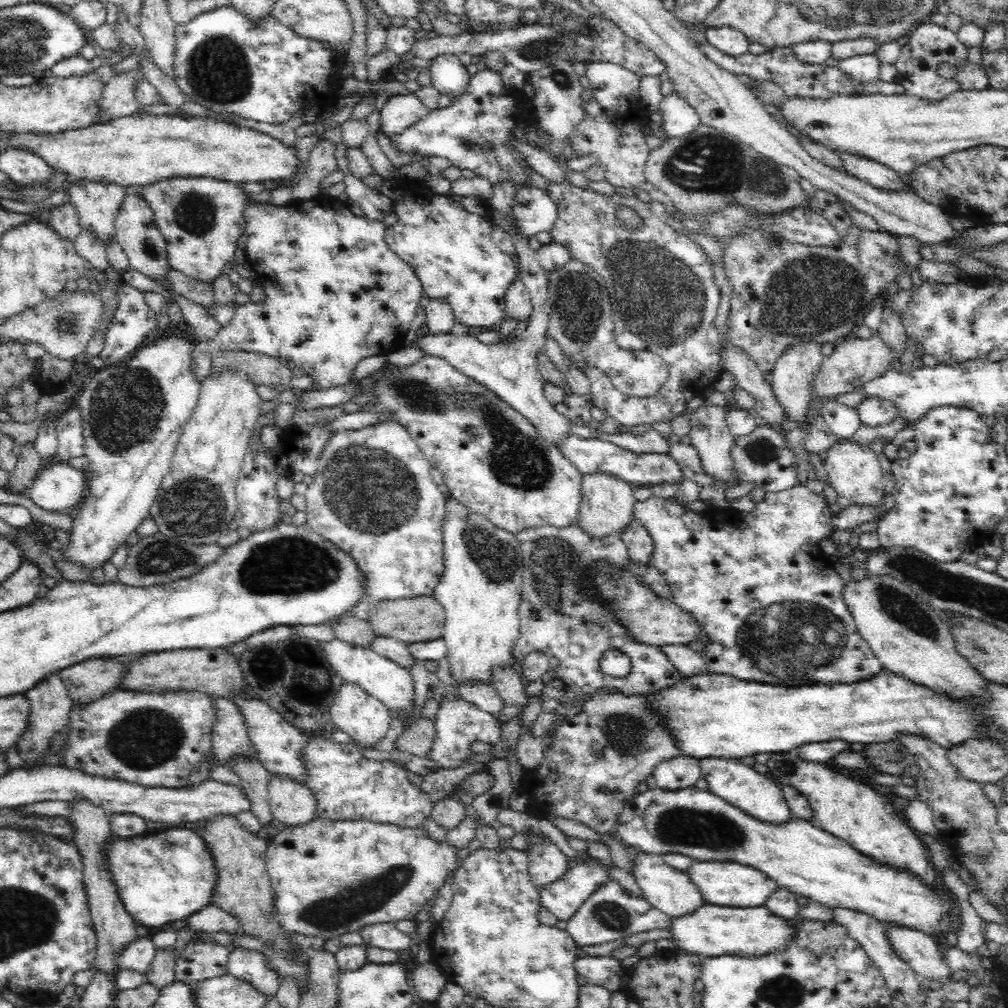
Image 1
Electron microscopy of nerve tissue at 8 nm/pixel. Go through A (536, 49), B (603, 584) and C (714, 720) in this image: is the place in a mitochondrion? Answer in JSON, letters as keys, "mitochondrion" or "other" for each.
{"A":"mitochondrion","B":"mitochondrion","C":"other"}

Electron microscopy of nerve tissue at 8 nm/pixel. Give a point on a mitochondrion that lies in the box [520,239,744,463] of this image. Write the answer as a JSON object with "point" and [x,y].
{"point":[576,300]}

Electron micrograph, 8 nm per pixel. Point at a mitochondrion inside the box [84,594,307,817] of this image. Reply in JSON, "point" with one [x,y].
{"point":[144,739]}

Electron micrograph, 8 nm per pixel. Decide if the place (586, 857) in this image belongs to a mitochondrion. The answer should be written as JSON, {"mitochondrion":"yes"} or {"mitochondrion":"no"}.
{"mitochondrion":"no"}

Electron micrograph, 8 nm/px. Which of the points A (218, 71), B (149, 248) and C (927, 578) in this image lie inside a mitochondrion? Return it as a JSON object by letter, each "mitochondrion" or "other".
{"A":"mitochondrion","B":"mitochondrion","C":"mitochondrion"}

